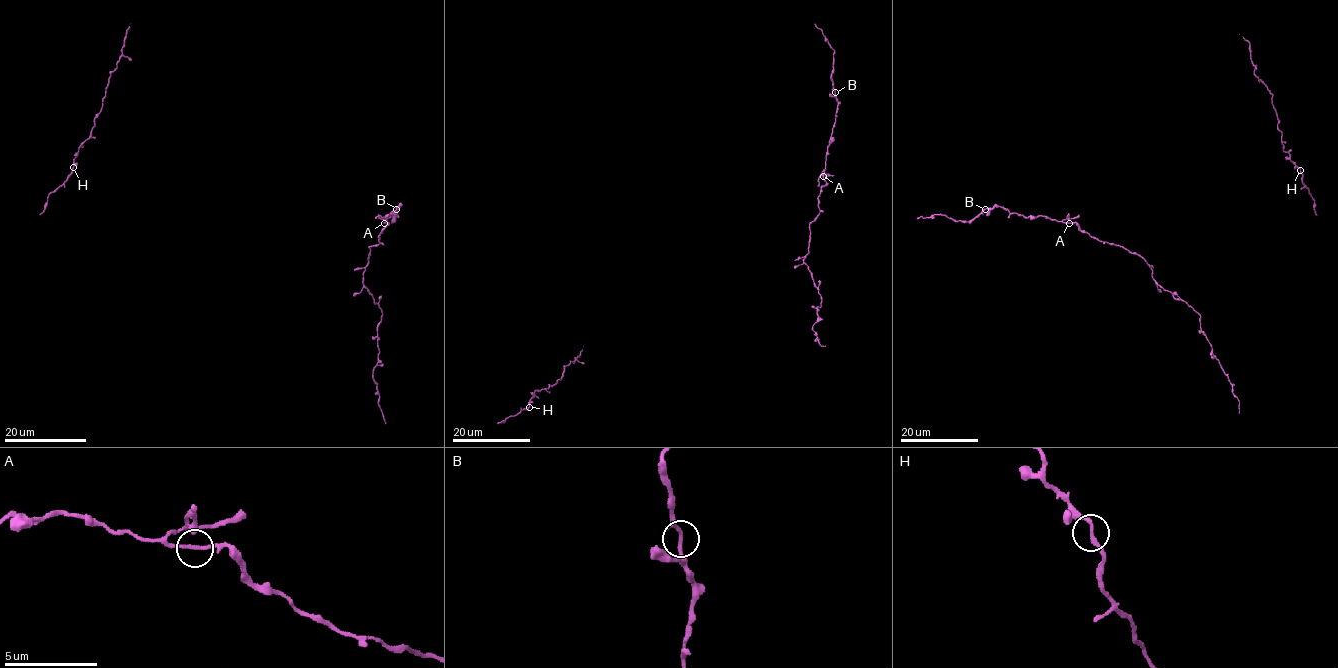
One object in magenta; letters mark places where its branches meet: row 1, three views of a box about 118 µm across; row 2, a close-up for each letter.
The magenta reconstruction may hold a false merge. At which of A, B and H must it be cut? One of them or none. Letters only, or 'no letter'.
no letter

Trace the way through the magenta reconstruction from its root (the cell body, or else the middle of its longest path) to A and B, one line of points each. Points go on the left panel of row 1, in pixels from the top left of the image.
A: (354, 268), (364, 267), (369, 262), (370, 247), (380, 243), (379, 235), (387, 224), (384, 223)
B: (354, 268), (366, 265), (370, 247), (380, 243), (379, 235), (387, 224), (384, 222), (396, 209)

